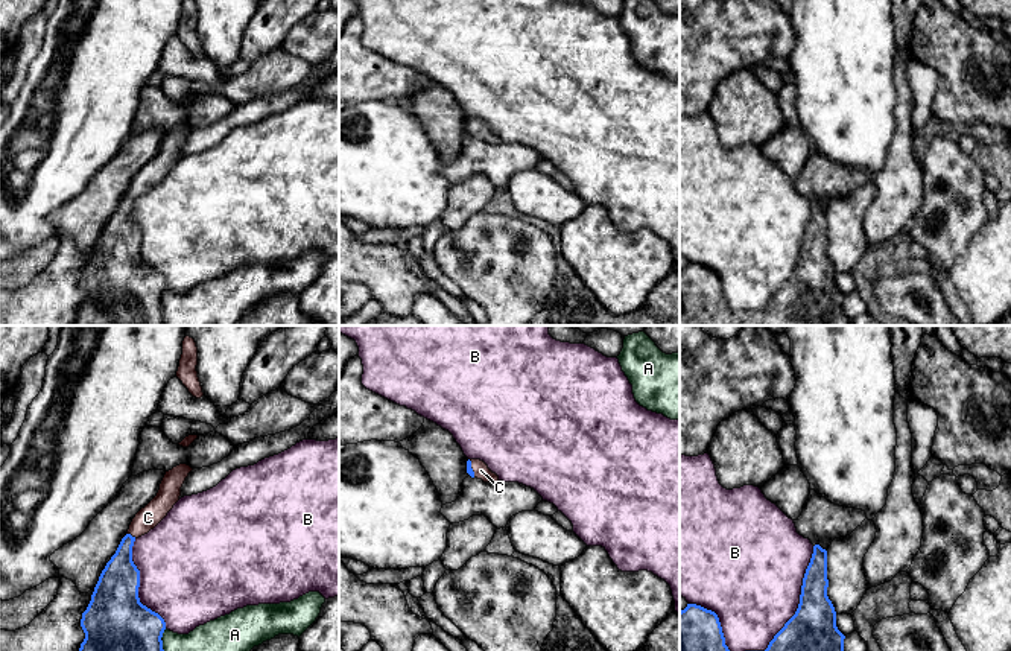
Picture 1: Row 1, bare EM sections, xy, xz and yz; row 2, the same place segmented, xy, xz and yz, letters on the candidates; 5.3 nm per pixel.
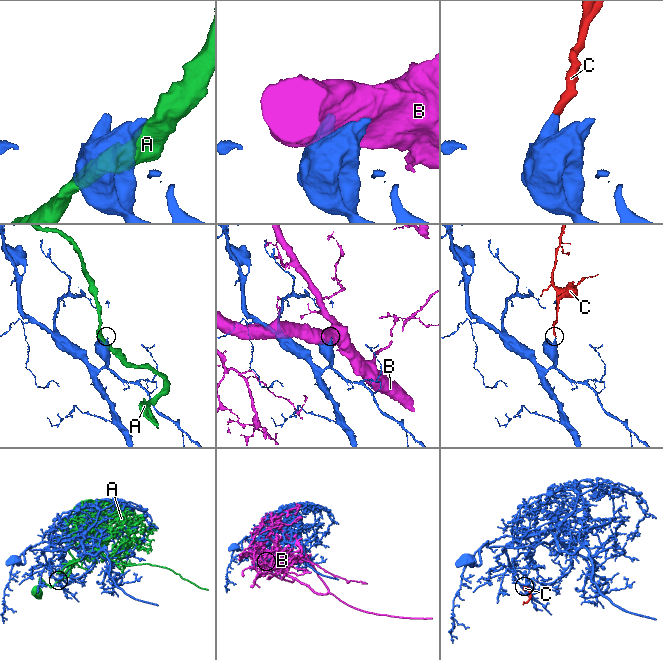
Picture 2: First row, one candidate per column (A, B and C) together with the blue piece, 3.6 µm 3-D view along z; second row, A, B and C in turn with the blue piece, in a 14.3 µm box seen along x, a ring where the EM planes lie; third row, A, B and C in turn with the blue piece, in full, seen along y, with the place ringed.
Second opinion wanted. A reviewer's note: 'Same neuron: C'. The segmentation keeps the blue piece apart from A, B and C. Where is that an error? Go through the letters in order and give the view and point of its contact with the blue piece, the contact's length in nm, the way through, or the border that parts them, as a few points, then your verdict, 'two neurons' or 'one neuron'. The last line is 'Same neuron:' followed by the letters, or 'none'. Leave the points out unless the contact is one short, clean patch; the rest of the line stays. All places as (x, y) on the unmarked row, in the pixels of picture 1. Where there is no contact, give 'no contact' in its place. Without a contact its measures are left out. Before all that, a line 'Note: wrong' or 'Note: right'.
Note: right
A: meets blue in xy at (161, 306); contact 200 nm long; two neurons
B: meets blue in yz at (768, 306); contact 750 nm long; two neurons
C: meets blue in xy at (129, 193); contact 60 nm long; runs through xy (120, 238), (120, 222), (129, 193), (148, 177); one neuron
Same neuron: C

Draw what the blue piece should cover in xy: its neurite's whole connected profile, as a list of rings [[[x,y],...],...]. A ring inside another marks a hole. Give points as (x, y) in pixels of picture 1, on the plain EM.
[[[179,123],[166,131],[157,155],[132,178],[82,272],[85,298],[73,326],[164,326],[161,297],[166,281],[140,262],[140,230],[132,221],[132,205],[179,160],[181,146],[192,129]]]

